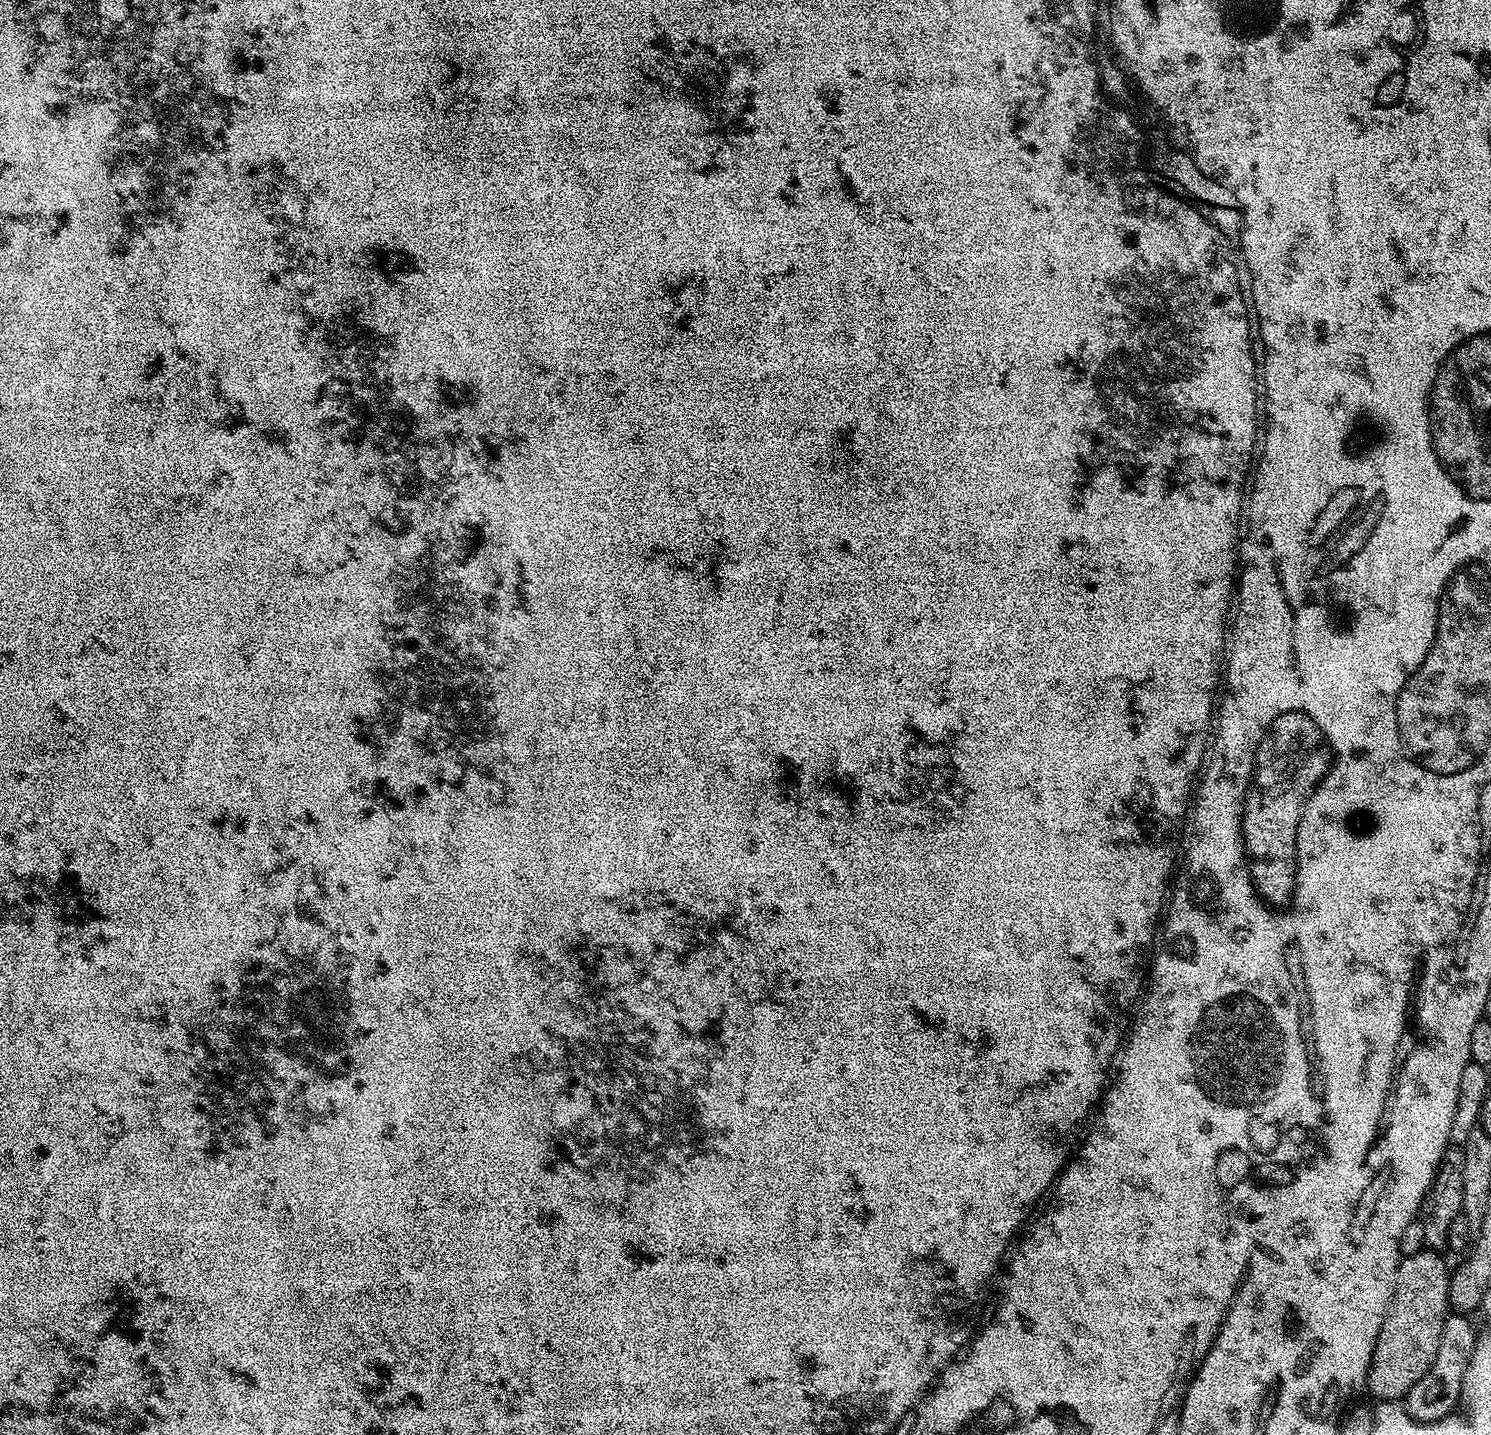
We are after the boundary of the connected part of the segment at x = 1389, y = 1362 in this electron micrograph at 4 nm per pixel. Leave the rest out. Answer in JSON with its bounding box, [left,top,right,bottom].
[1366,1250,1450,1401]

